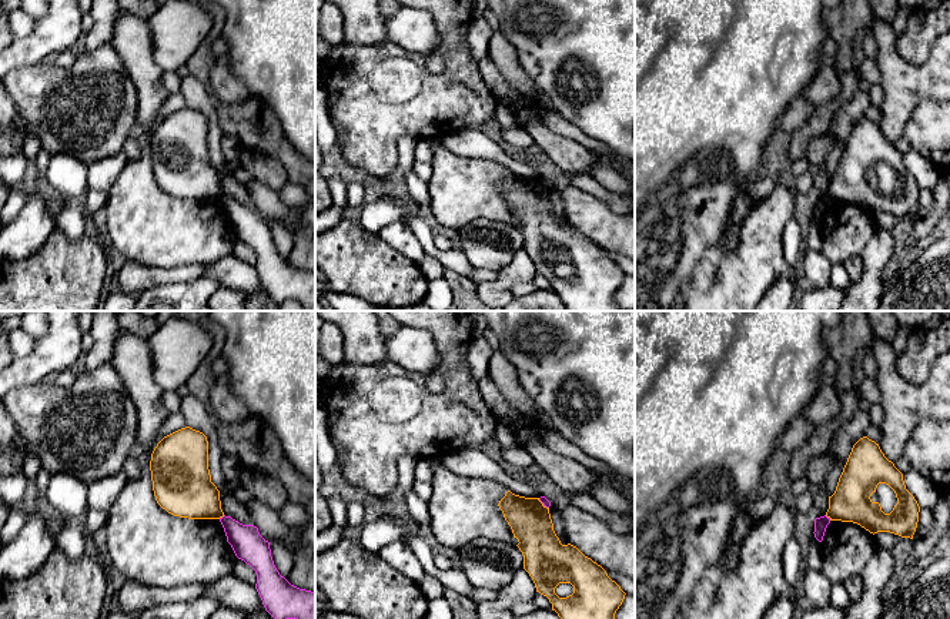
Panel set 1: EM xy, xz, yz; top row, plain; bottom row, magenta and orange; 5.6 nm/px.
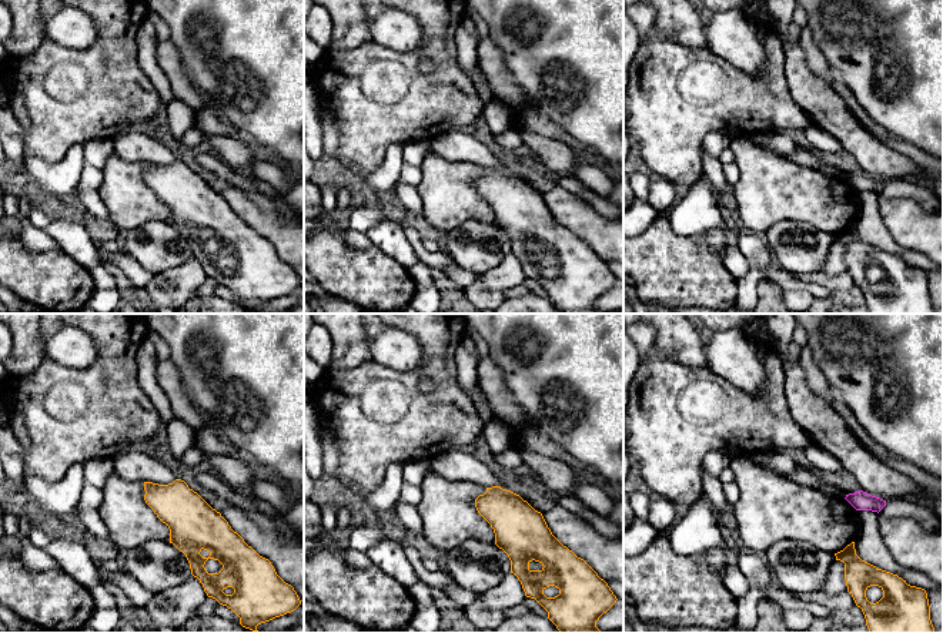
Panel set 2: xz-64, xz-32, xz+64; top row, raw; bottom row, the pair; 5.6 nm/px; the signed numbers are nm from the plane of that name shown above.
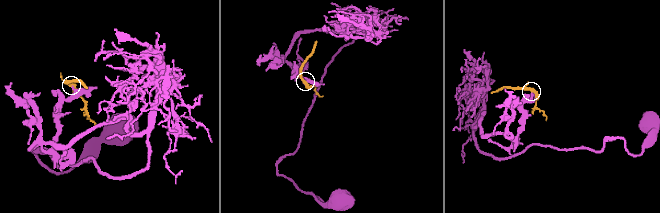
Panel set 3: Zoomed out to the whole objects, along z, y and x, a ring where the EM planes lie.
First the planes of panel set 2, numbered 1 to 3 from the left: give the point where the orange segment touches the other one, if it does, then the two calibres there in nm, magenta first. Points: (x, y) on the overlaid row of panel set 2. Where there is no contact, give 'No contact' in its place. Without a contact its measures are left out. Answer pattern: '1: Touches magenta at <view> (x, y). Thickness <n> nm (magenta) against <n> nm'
1: No contact
2: No contact
3: No contact

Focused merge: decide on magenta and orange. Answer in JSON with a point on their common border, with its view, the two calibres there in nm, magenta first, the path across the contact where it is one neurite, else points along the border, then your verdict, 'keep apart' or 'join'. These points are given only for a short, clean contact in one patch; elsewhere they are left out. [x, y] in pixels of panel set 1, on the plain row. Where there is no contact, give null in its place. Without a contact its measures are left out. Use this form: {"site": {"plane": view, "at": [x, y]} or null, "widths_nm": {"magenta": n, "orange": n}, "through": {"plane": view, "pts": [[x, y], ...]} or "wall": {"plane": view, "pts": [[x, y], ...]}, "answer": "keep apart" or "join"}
{"site": {"plane": "yz", "at": [826, 197]}, "widths_nm": {"magenta": 80, "orange": 220}, "wall": {"plane": "yz", "pts": [[825, 196], [830, 200]]}, "answer": "keep apart"}

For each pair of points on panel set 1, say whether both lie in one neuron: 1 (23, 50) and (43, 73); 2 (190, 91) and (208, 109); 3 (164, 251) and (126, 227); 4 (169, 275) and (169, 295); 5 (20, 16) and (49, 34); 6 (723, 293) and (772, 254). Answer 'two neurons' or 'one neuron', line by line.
1: two neurons
2: one neuron
3: one neuron
4: two neurons
5: two neurons
6: one neuron

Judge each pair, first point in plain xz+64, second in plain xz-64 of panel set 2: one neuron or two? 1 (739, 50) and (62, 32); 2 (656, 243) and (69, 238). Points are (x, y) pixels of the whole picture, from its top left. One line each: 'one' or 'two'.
1: one
2: two

